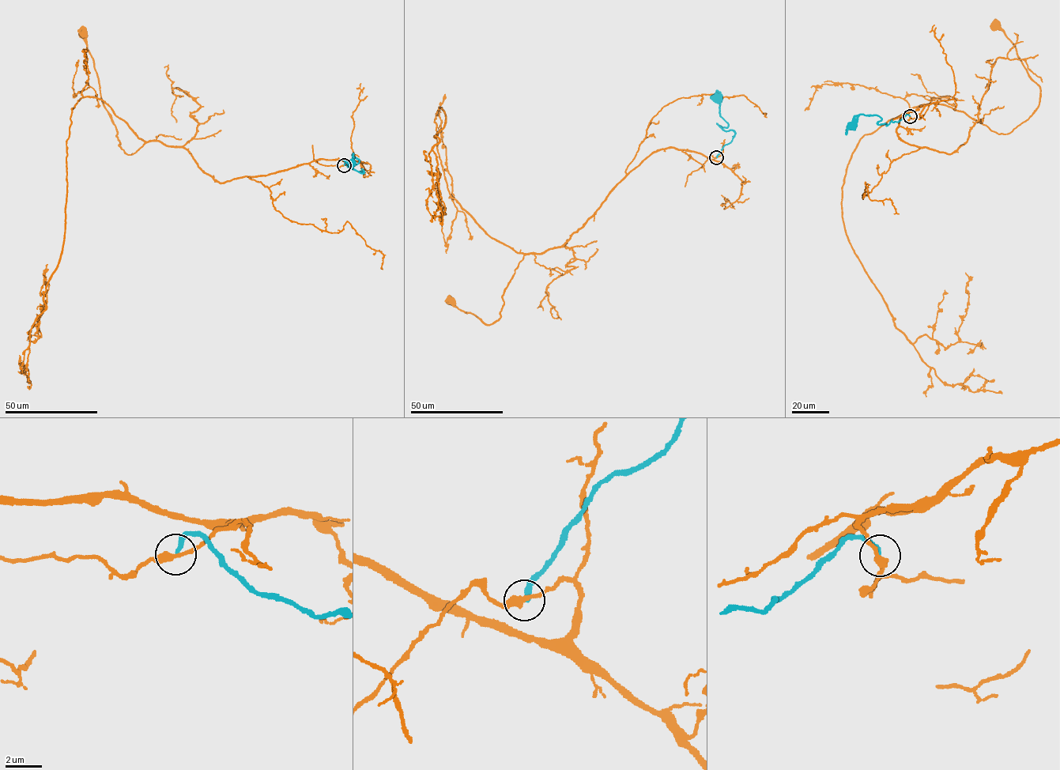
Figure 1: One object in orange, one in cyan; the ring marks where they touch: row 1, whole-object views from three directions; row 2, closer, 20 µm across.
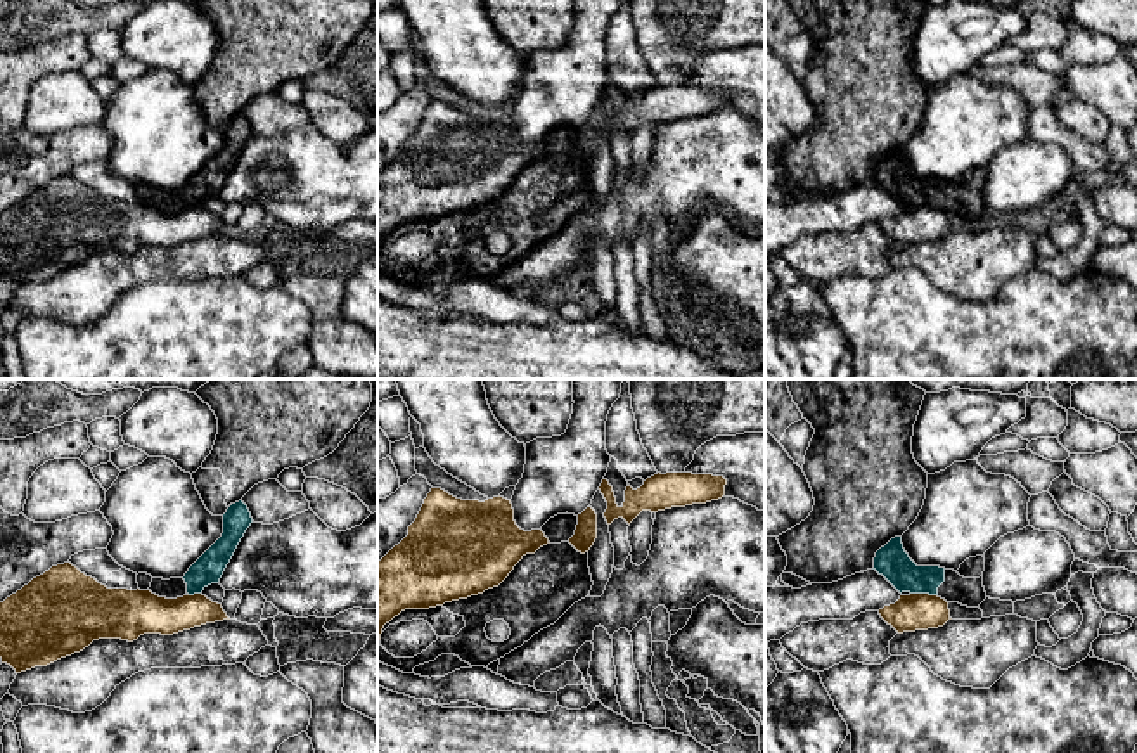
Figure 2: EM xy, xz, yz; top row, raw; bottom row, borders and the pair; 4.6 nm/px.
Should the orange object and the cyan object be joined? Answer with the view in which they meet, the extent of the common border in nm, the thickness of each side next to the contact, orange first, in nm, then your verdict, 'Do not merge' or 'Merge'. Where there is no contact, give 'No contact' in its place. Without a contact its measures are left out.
Touches orange in yz. Shared border 130 nm. Thickness 180 nm (orange) against 160 nm. Do not merge

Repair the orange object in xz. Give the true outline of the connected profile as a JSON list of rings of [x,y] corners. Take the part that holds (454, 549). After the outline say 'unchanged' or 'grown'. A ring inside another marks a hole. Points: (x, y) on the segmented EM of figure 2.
[[[431,488],[415,521],[408,526],[408,535],[377,563],[377,640],[384,625],[401,611],[429,609],[498,587],[526,554],[535,554],[547,544],[550,542],[542,530],[524,531],[516,525],[511,500],[500,495],[479,502]]] | unchanged

